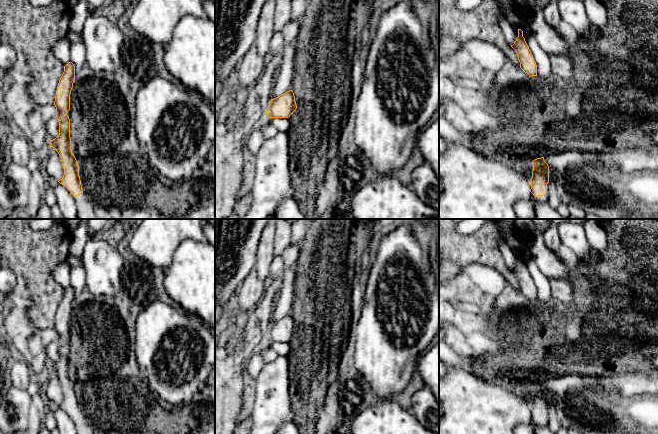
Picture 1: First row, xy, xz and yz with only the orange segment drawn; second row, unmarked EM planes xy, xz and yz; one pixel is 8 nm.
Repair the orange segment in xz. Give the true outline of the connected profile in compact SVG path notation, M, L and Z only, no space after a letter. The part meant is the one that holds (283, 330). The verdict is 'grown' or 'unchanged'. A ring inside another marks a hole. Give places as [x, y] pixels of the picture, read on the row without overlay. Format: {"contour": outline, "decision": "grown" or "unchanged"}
{"contour": "M290 314L271 323L271 327L267 333L267 339L270 342L289 342L296 333L295 320L293 315Z", "decision": "unchanged"}

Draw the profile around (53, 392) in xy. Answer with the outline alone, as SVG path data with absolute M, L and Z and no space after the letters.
M53 371L48 373L44 381L43 394L50 406L56 406L62 403L64 399L61 382L56 373Z

